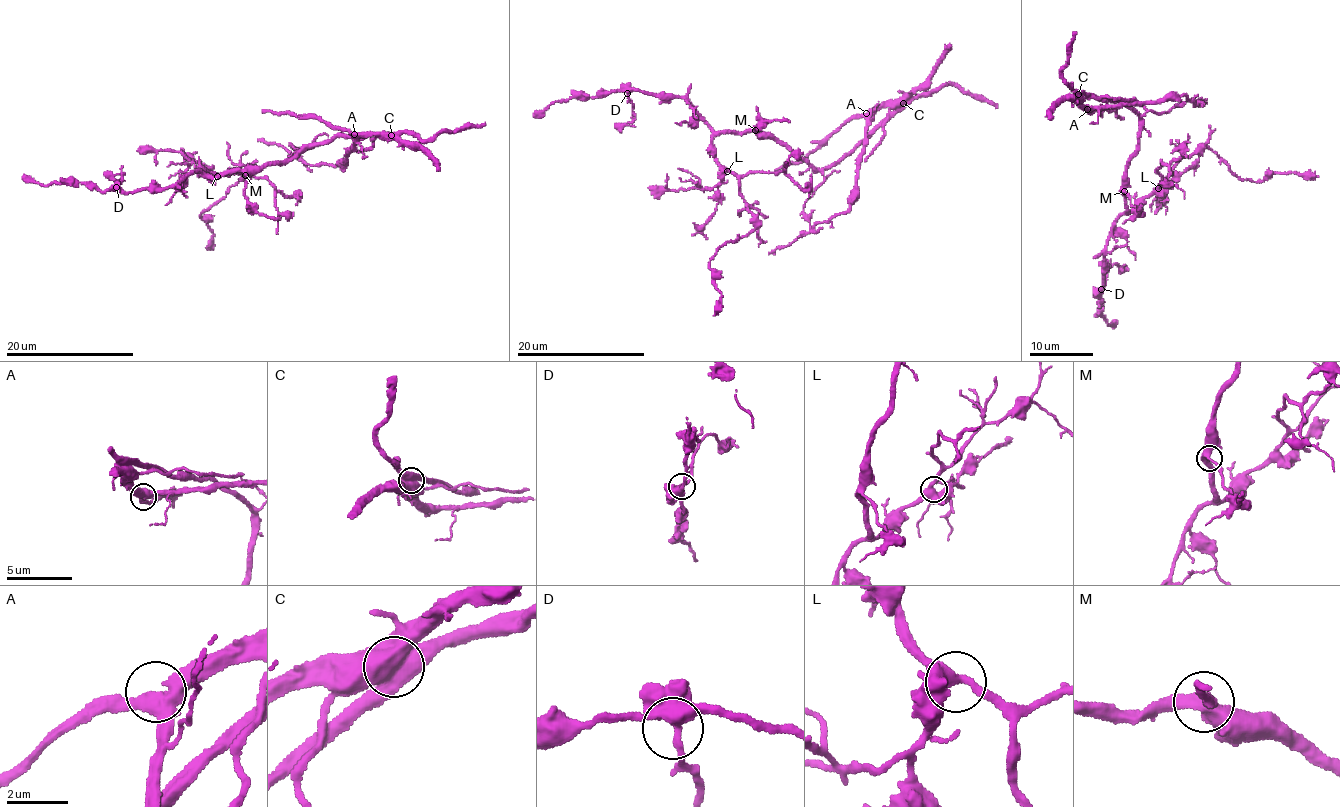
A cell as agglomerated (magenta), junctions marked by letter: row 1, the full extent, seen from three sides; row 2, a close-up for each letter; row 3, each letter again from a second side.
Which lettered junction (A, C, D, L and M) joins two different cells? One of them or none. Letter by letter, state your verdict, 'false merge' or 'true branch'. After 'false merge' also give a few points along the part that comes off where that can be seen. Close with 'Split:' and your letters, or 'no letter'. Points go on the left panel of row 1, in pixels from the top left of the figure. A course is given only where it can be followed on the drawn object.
A: true branch
C: false merge; course (391, 134), (357, 136), (355, 150), (347, 154), (346, 167), (308, 165), (280, 145), (257, 140)
D: true branch
L: true branch
M: true branch
Split: C

